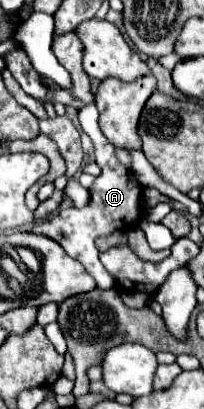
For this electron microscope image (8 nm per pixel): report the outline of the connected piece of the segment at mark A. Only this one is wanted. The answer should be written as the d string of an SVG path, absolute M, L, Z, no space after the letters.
M87 103L79 111L79 123L81 123L83 131L93 139L93 143L95 143L95 161L101 167L101 175L95 179L93 187L89 189L89 195L91 195L89 205L83 207L83 209L75 209L75 207L63 209L53 219L47 219L43 223L35 223L31 231L47 235L47 237L55 239L57 243L61 243L61 247L67 251L67 255L81 261L81 265L95 279L99 289L111 289L115 285L115 281L99 261L99 251L95 247L95 239L101 237L101 235L109 235L115 229L129 231L131 227L135 227L139 223L143 185L137 181L137 177L133 175L131 169L127 169L125 165L121 165L115 159L113 145L107 141L107 137L99 129L99 111L97 111L95 103Z

